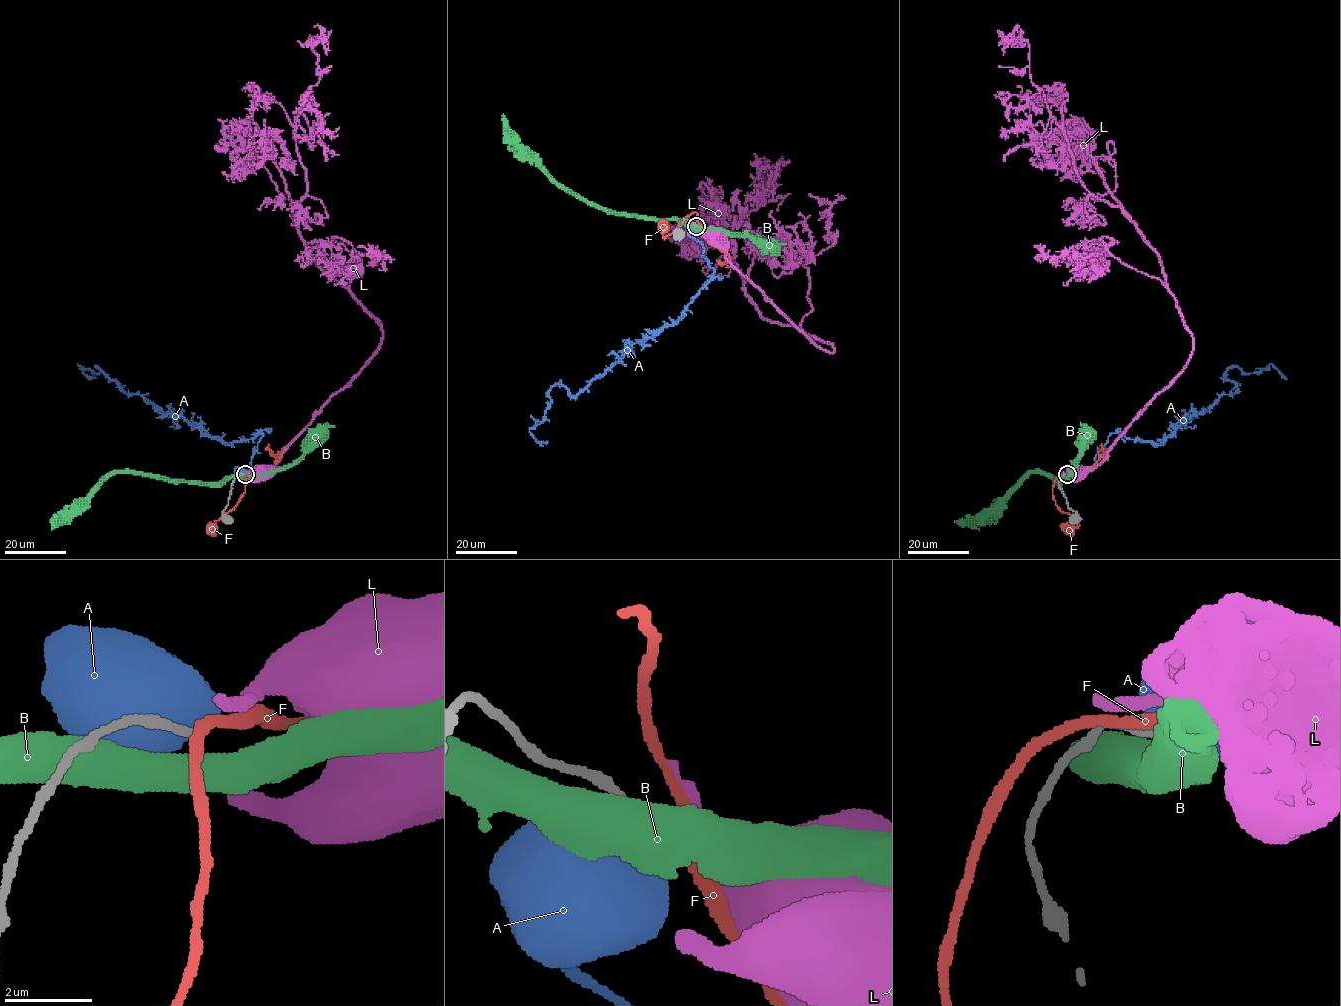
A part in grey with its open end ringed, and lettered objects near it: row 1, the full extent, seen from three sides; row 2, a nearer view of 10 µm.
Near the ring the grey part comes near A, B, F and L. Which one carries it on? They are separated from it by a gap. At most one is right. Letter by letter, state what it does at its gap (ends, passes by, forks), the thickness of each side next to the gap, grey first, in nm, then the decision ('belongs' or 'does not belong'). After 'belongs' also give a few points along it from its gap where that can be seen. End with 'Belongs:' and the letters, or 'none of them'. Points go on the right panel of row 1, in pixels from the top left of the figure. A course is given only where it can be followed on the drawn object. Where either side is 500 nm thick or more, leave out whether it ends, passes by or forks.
A: 190 nm thick on the grey side, 1050 nm on the other; does not belong
B: 190 nm thick on the grey side, 550 nm on the other; does not belong
F: it passes by; 190 nm thick on the grey side, 300 nm on the other; does not belong
L: it ends there; 190 nm thick on the grey side, 420 nm on the other; does not belong
Belongs: none of them

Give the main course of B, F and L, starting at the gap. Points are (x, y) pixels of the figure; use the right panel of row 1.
B: (1067, 476), (1059, 483), (1047, 473), (1032, 472), (980, 518), (954, 521)
F: (1067, 474), (1057, 477), (1052, 495), (1055, 504), (1077, 524), (1067, 528)
L: (1066, 472), (1080, 470)

